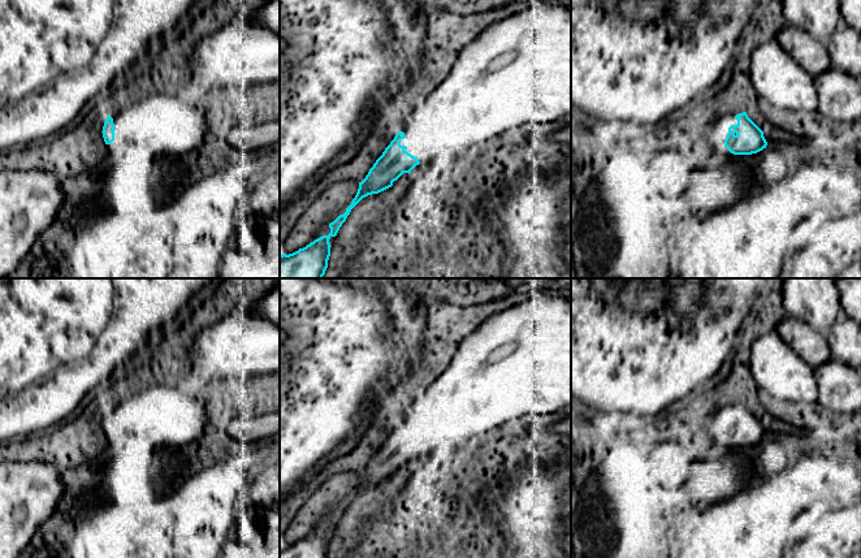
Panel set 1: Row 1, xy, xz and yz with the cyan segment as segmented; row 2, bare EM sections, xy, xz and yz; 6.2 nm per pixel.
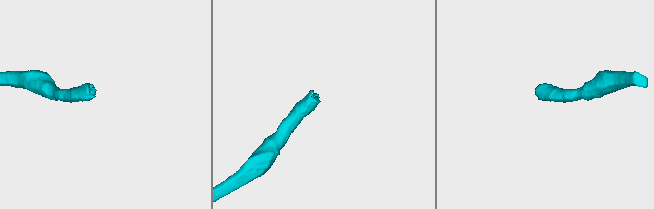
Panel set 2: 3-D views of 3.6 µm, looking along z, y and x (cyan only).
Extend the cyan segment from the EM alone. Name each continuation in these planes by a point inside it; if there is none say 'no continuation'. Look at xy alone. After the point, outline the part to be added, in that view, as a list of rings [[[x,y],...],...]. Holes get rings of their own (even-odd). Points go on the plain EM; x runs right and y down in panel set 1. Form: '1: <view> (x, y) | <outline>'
1: xy (171, 418) | [[[172,388],[140,390],[113,408],[114,421],[164,451],[198,441],[207,427],[207,406],[194,394]]]

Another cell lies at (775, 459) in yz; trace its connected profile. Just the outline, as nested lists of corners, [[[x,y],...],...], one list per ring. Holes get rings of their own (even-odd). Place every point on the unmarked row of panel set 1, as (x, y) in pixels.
[[[766,437],[765,444],[767,451],[758,464],[758,468],[763,473],[761,481],[769,483],[774,475],[779,473],[788,464],[788,458],[786,446],[779,438]]]

